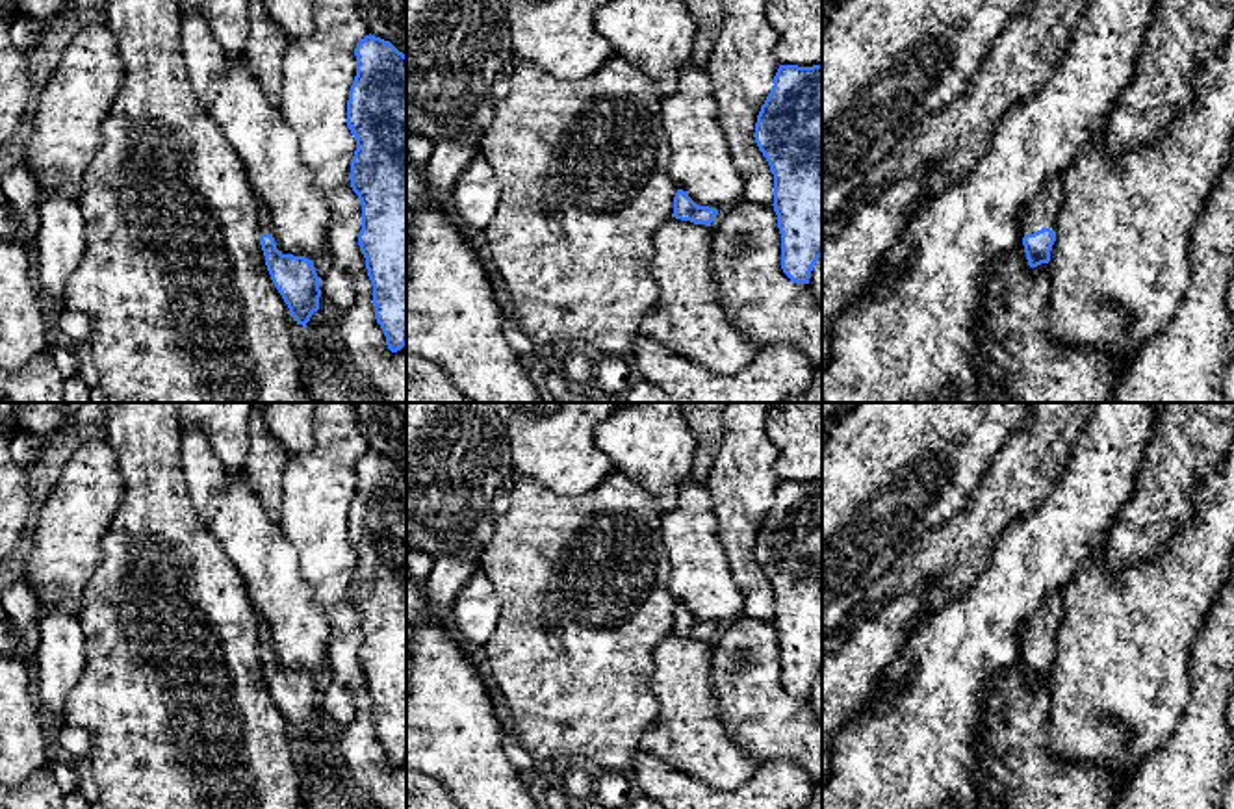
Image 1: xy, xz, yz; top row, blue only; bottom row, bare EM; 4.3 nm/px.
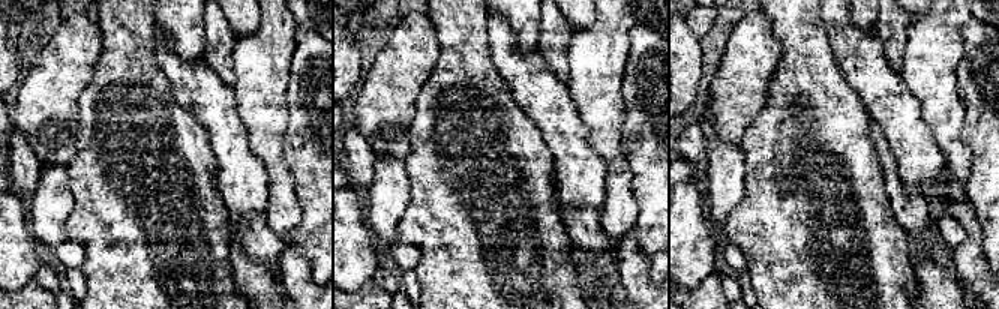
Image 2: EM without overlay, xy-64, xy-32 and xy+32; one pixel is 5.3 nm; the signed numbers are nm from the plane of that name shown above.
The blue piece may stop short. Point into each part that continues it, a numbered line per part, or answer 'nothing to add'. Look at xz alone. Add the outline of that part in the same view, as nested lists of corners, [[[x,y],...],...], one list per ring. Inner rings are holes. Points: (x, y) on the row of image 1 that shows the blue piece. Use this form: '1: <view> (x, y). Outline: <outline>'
nothing to add

